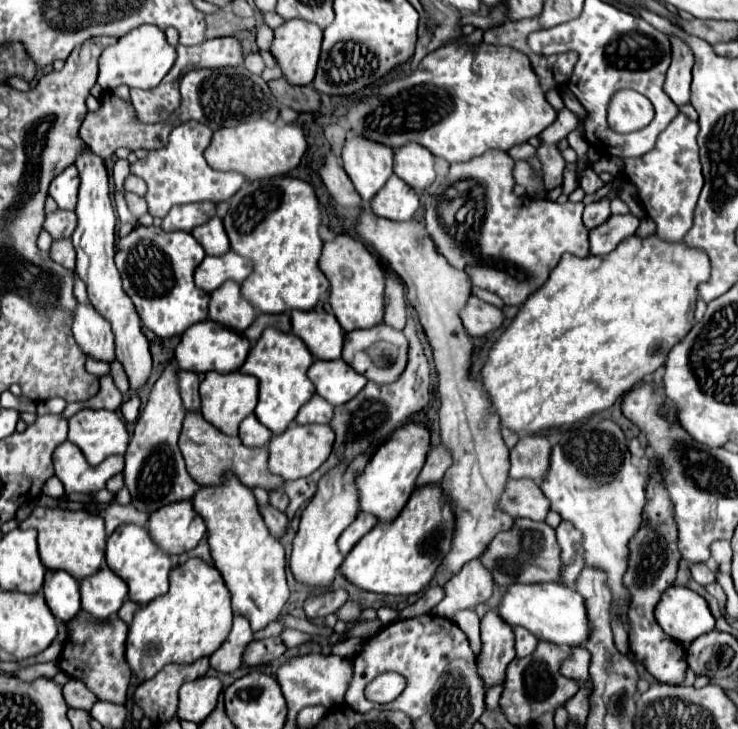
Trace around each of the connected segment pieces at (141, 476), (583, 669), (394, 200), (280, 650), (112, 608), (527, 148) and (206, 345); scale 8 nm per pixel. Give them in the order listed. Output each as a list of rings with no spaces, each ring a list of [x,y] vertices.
[[[167,365],[163,375],[153,385],[149,393],[149,401],[137,419],[131,445],[125,453],[123,479],[125,479],[125,487],[131,493],[131,505],[147,515],[165,507],[165,493],[167,493],[167,505],[169,505],[175,501],[191,499],[193,493],[199,489],[199,485],[189,477],[185,469],[185,461],[177,447],[185,409],[181,405],[175,369],[177,367]]]
[[[583,645],[571,647],[569,655],[561,661],[559,673],[569,679],[581,679],[585,681],[589,677],[589,651]]]
[[[393,175],[381,193],[371,199],[371,209],[377,217],[391,221],[413,221],[419,211],[419,197],[409,185],[405,185],[405,181]]]
[[[277,637],[261,639],[261,641],[251,641],[245,647],[245,653],[243,653],[243,665],[253,667],[253,665],[269,663],[269,661],[275,661],[277,657],[281,657],[285,651],[287,651],[287,647]]]
[[[101,567],[95,575],[81,581],[81,609],[95,619],[107,619],[121,609],[127,593],[125,581],[111,569]]]
[[[521,143],[521,145],[515,145],[515,147],[511,147],[509,151],[507,151],[513,159],[527,159],[527,157],[531,157],[531,153],[535,153],[535,147],[531,147],[529,143]]]
[[[201,321],[197,325],[191,325],[181,335],[181,343],[175,349],[175,361],[181,369],[193,373],[207,373],[207,371],[231,373],[245,363],[249,351],[251,343],[243,333],[237,333],[225,325],[217,325],[215,321]]]

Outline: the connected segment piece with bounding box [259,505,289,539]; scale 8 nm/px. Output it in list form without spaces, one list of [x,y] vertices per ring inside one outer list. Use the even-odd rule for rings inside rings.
[[[259,505],[259,511],[261,511],[261,515],[263,515],[263,519],[265,519],[267,527],[269,527],[269,531],[271,531],[277,539],[281,539],[281,535],[285,533],[285,529],[287,529],[287,525],[289,525],[285,513],[279,511],[279,509],[275,509],[273,505]]]

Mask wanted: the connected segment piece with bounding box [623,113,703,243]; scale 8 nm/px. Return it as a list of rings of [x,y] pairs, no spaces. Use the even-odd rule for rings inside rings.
[[[679,113],[665,131],[659,133],[655,147],[641,155],[625,159],[623,175],[637,187],[639,203],[643,205],[649,219],[657,225],[657,237],[669,243],[677,243],[693,225],[693,211],[703,187],[701,163],[699,163],[699,147],[697,147],[697,131],[699,125],[689,121],[683,113]]]

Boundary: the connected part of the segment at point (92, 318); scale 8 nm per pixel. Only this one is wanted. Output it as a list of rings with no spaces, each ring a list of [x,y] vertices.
[[[77,303],[73,311],[73,337],[85,355],[107,363],[115,359],[111,325],[91,303]]]

